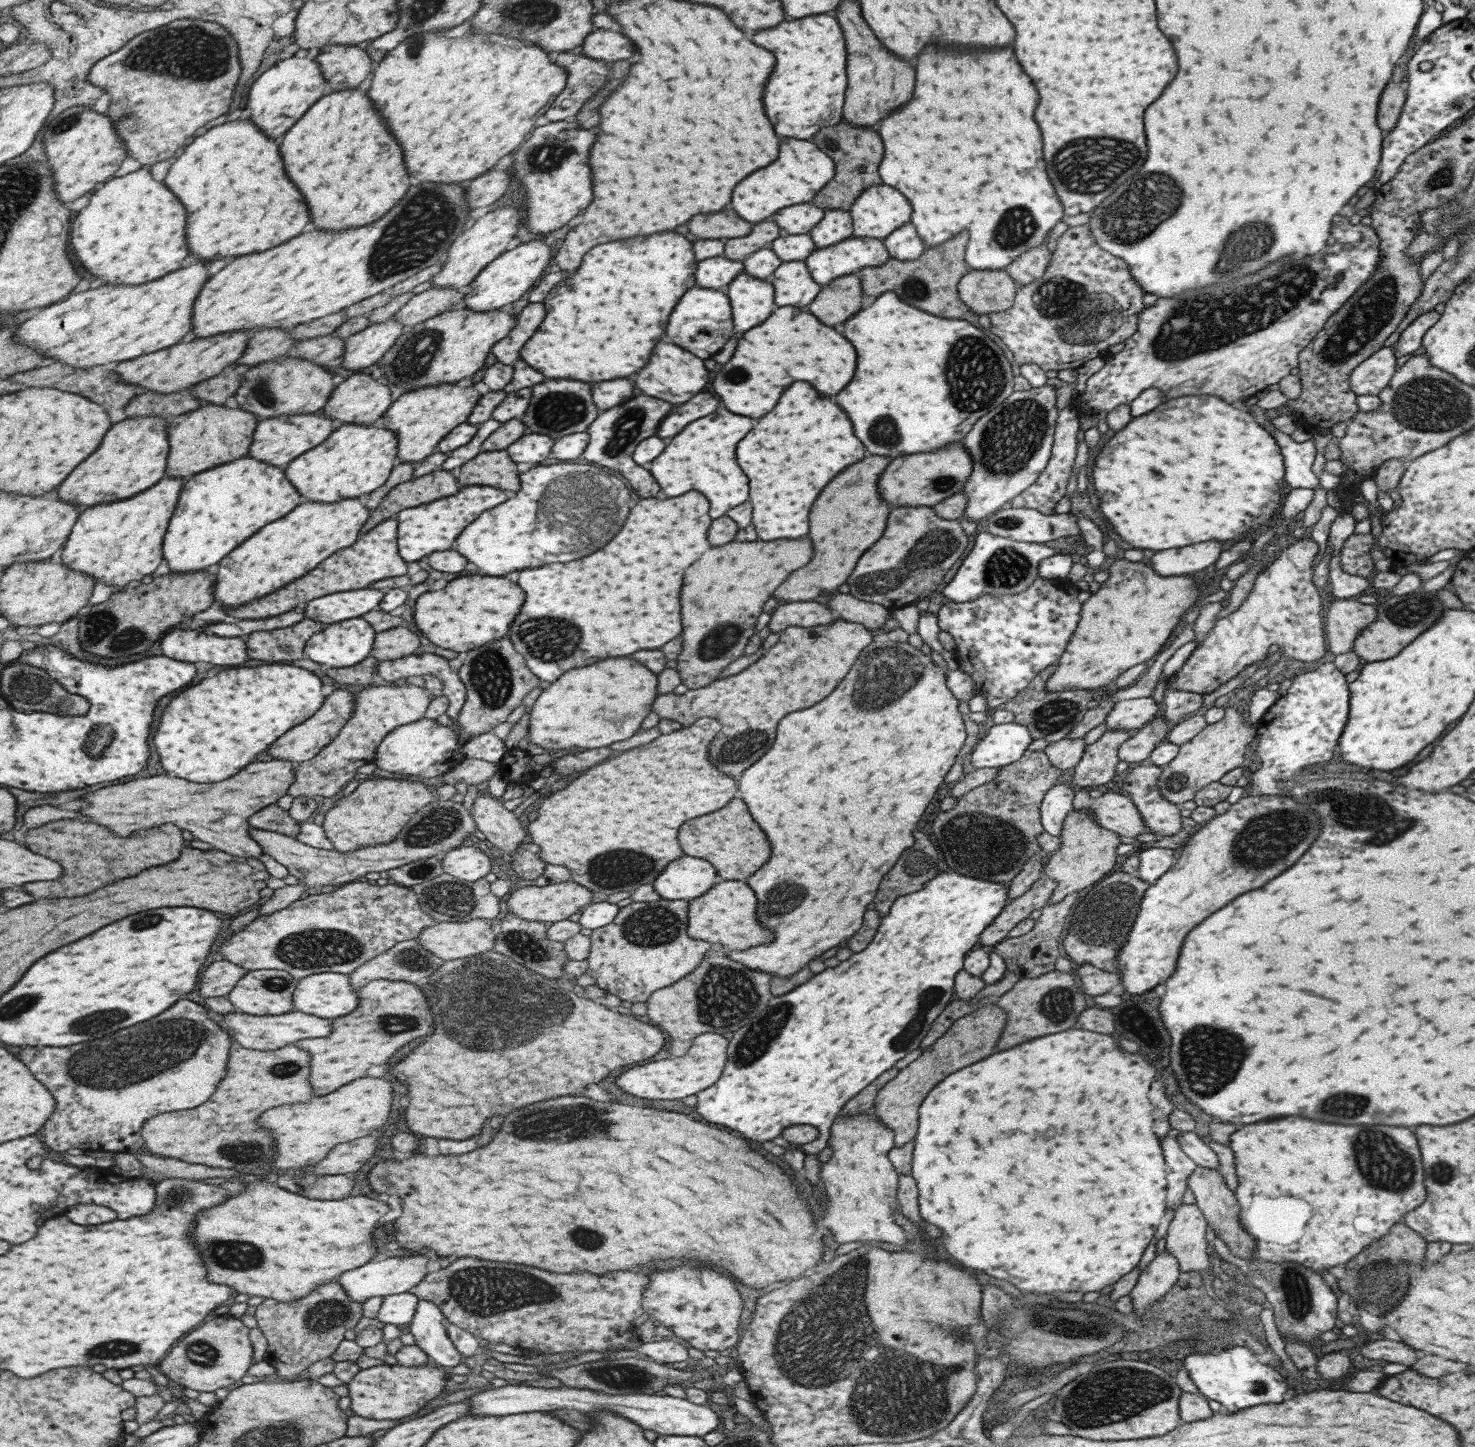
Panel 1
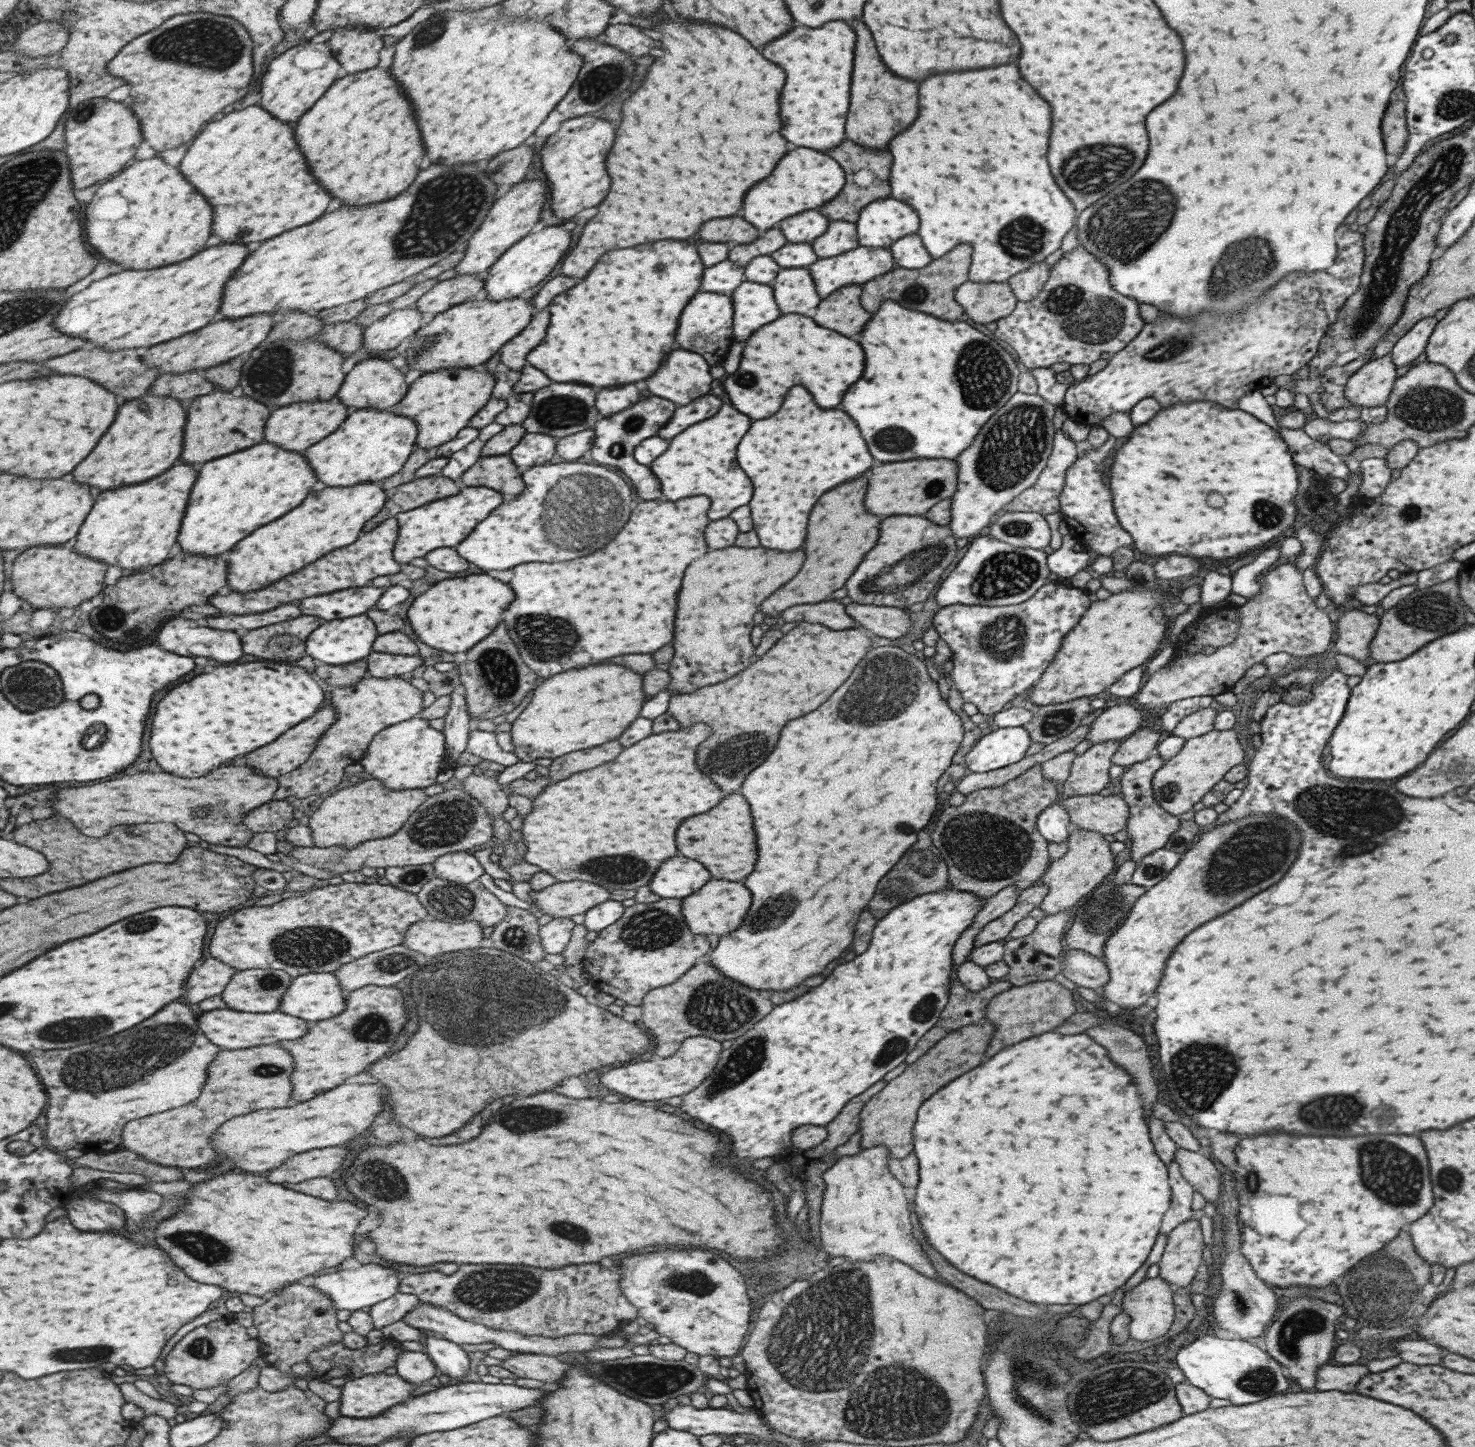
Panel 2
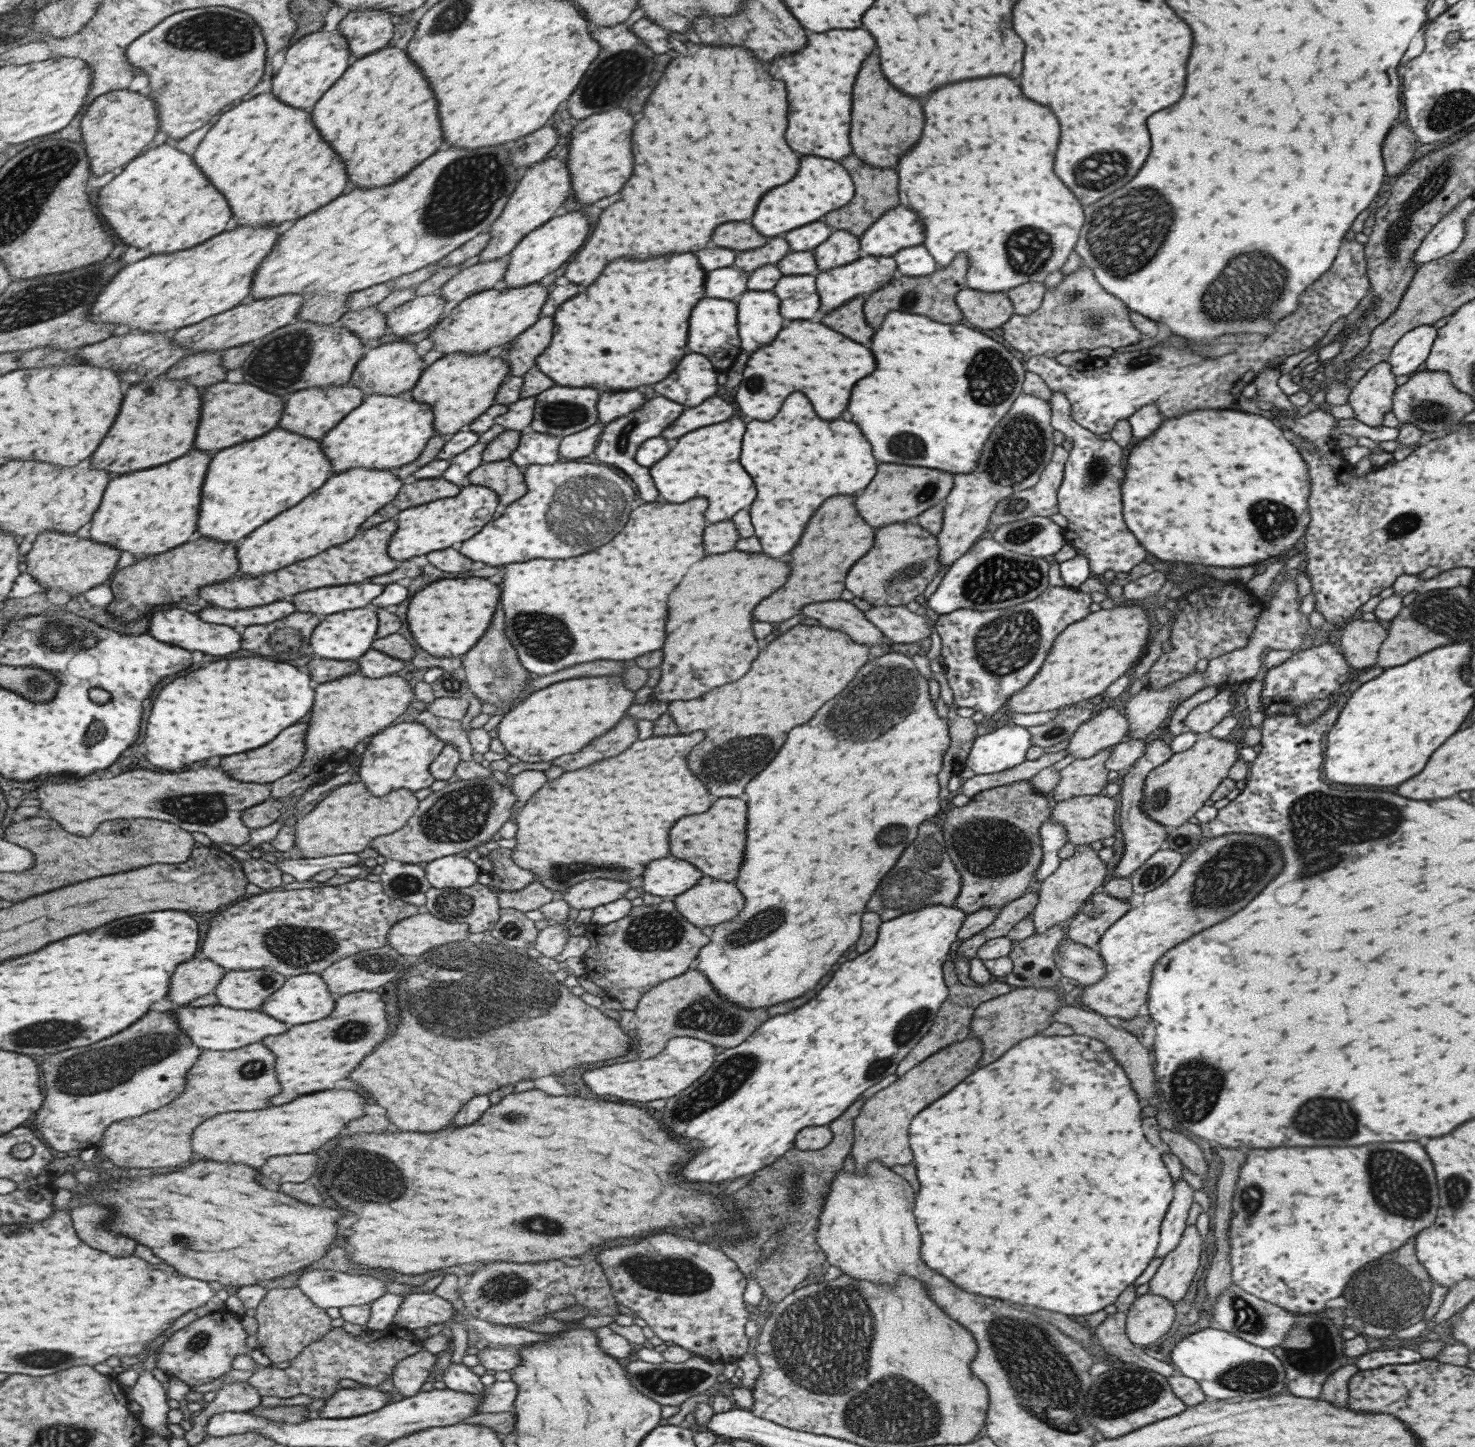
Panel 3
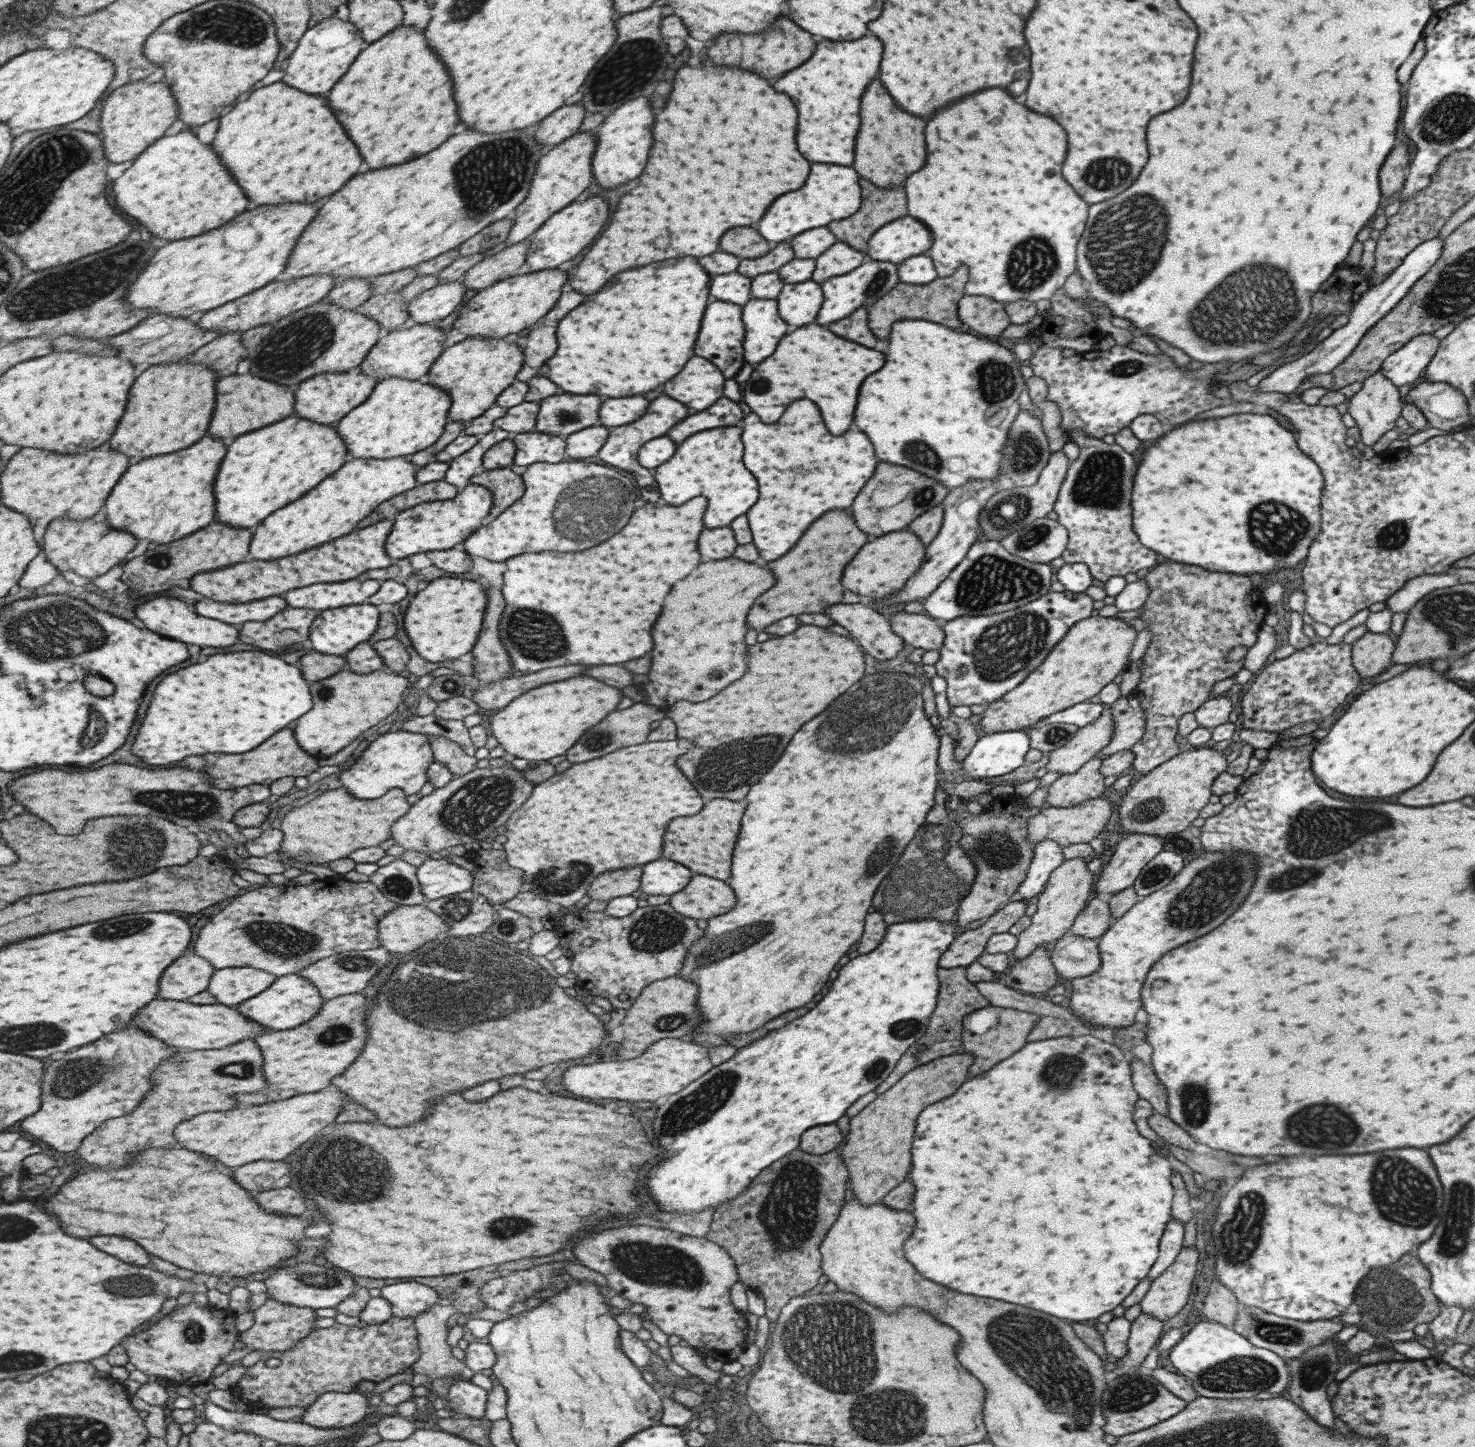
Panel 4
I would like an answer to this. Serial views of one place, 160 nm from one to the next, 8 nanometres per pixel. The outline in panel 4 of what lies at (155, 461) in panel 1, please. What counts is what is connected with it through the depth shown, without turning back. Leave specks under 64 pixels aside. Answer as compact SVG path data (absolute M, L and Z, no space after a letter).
M164 362L148 368L137 376L130 390L131 402L127 414L111 438L115 450L123 450L131 459L131 466L141 460L189 449L209 433L215 398L218 398L218 374L206 364L188 362Z

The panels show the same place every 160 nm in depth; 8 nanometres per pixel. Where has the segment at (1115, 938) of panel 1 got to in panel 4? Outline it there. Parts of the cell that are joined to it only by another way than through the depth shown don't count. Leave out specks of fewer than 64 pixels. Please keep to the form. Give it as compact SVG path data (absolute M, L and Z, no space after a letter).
M1095 896L1079 911L1068 932L1071 935L1097 940L1112 924L1108 903Z

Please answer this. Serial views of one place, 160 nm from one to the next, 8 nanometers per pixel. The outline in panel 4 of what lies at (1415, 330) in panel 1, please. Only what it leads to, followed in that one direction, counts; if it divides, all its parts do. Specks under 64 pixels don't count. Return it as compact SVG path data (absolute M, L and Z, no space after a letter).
M1418 334L1406 340L1397 350L1389 353L1381 363L1379 372L1396 387L1411 384L1429 364L1437 352L1439 339L1431 334Z

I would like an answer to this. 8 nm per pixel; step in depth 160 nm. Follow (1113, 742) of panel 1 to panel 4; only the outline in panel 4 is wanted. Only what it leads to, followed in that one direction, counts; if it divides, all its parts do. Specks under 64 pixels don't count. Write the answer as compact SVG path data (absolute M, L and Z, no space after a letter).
M1095 756L1082 764L1075 772L1060 774L1048 786L1043 807L1065 808L1080 802L1097 798L1105 786L1104 776L1099 772L1102 757Z

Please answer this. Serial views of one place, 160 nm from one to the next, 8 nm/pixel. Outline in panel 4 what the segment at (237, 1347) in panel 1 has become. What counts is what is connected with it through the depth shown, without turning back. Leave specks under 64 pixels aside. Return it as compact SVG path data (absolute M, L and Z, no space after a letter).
M192 1302L184 1307L177 1305L172 1312L153 1323L149 1329L127 1338L127 1346L124 1347L127 1350L129 1361L144 1374L165 1377L169 1383L199 1386L199 1384L211 1381L215 1368L223 1362L223 1358L236 1351L235 1344L242 1334L237 1328L237 1315L238 1313L230 1306L217 1309L209 1304L201 1306Z

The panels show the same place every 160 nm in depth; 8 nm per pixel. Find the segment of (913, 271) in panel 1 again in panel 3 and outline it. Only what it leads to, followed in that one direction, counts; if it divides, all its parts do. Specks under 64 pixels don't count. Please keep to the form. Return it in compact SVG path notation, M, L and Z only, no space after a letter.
M957 253L951 264L937 268L928 275L920 277L903 277L896 273L880 289L869 293L862 304L865 320L871 328L877 328L883 320L883 312L887 310L901 310L907 314L923 314L935 322L957 322L961 320L962 314L954 301L955 295L962 288L967 287L966 281L969 275L969 261L965 254Z

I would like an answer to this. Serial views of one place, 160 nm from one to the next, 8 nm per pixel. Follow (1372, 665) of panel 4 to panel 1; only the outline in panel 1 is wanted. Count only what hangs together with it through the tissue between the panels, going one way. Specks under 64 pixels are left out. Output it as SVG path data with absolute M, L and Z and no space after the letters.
M1351 598L1332 601L1325 612L1324 627L1329 652L1334 655L1349 652L1357 633L1375 619L1376 609L1373 605Z

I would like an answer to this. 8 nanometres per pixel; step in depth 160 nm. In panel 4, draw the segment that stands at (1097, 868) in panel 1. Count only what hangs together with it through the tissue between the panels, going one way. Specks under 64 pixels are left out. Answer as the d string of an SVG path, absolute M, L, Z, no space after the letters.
M1075 857L1071 859L1065 859L1057 868L1054 868L1051 871L1049 877L1045 881L1043 890L1041 890L1040 894L1035 896L1033 902L1035 903L1035 914L1030 917L1030 924L1027 929L1020 932L1016 938L1016 946L1009 953L1009 958L1011 961L1018 961L1019 959L1024 959L1027 955L1031 954L1033 950L1035 950L1038 946L1045 946L1047 944L1051 944L1057 940L1059 940L1059 936L1062 934L1067 934L1068 930L1073 924L1077 914L1079 914L1080 910L1083 910L1083 907L1086 905L1087 896L1091 894L1091 888L1094 884L1091 883L1093 880L1093 873L1087 869L1087 863L1083 859L1083 857Z

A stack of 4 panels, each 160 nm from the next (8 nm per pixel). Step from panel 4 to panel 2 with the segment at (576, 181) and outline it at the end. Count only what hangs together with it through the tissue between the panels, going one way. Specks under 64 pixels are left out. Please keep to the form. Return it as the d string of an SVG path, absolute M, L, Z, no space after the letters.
M546 179L521 180L511 185L507 192L499 193L479 228L469 237L461 260L453 268L456 271L455 275L477 274L487 270L500 254L513 246L518 239L523 238L538 221L539 212L547 200L548 188Z

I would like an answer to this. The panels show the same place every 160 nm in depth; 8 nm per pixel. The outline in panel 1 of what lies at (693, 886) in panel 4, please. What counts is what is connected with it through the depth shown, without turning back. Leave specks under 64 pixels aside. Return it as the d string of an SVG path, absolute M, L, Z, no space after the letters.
M719 882L703 896L688 901L686 934L694 940L720 944L724 951L743 951L771 940L771 932L763 930L755 918L755 896L743 882Z

